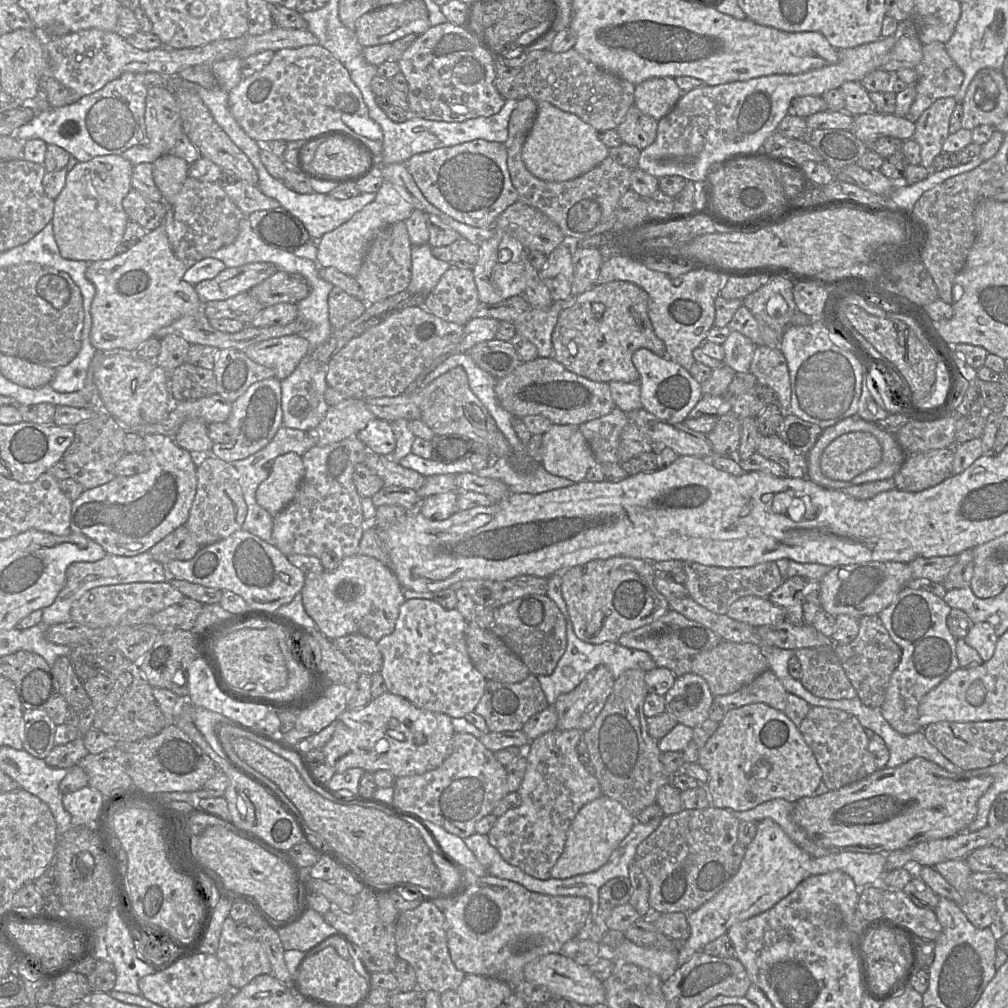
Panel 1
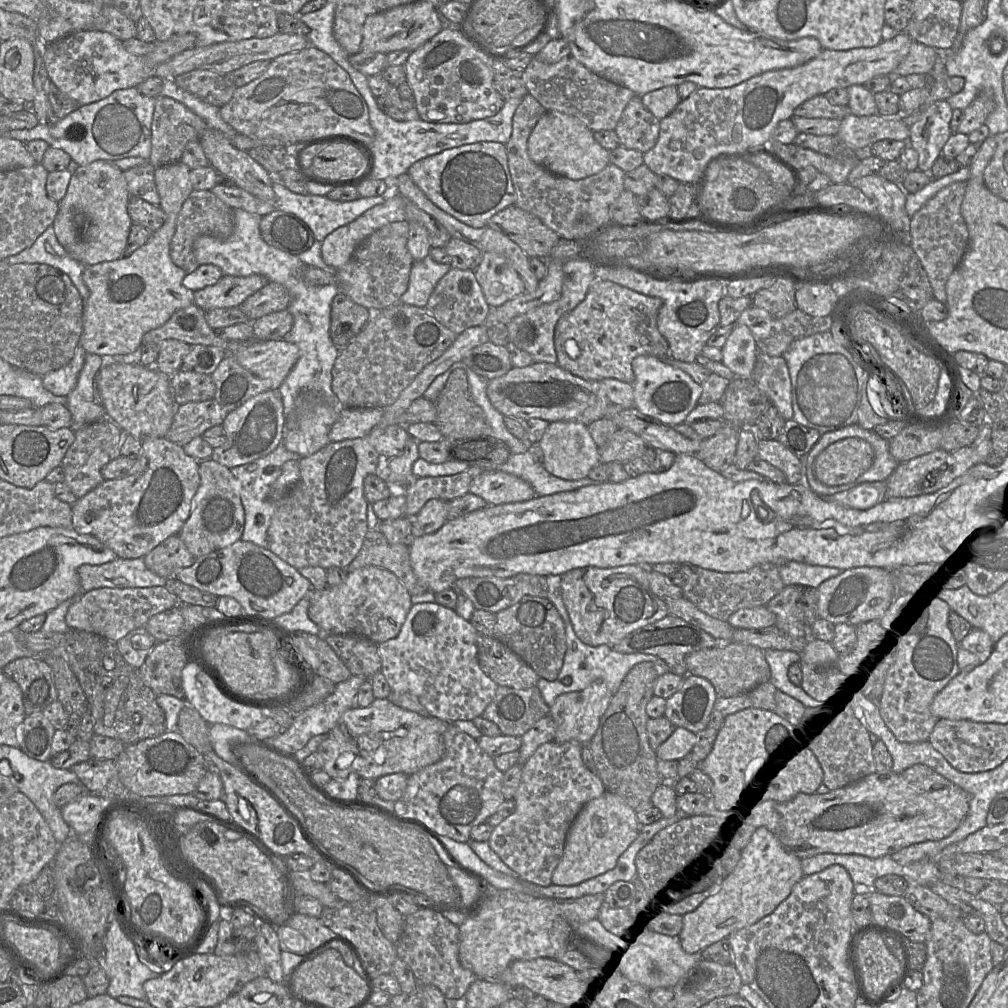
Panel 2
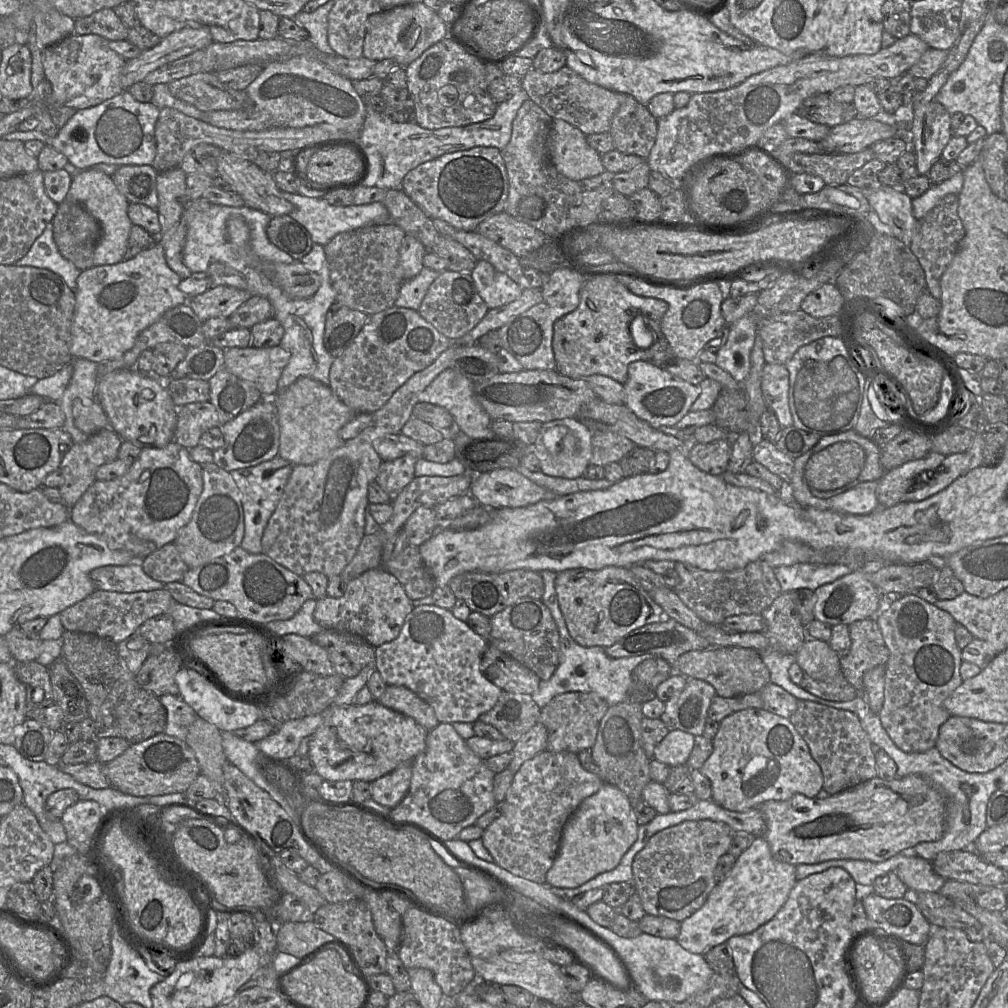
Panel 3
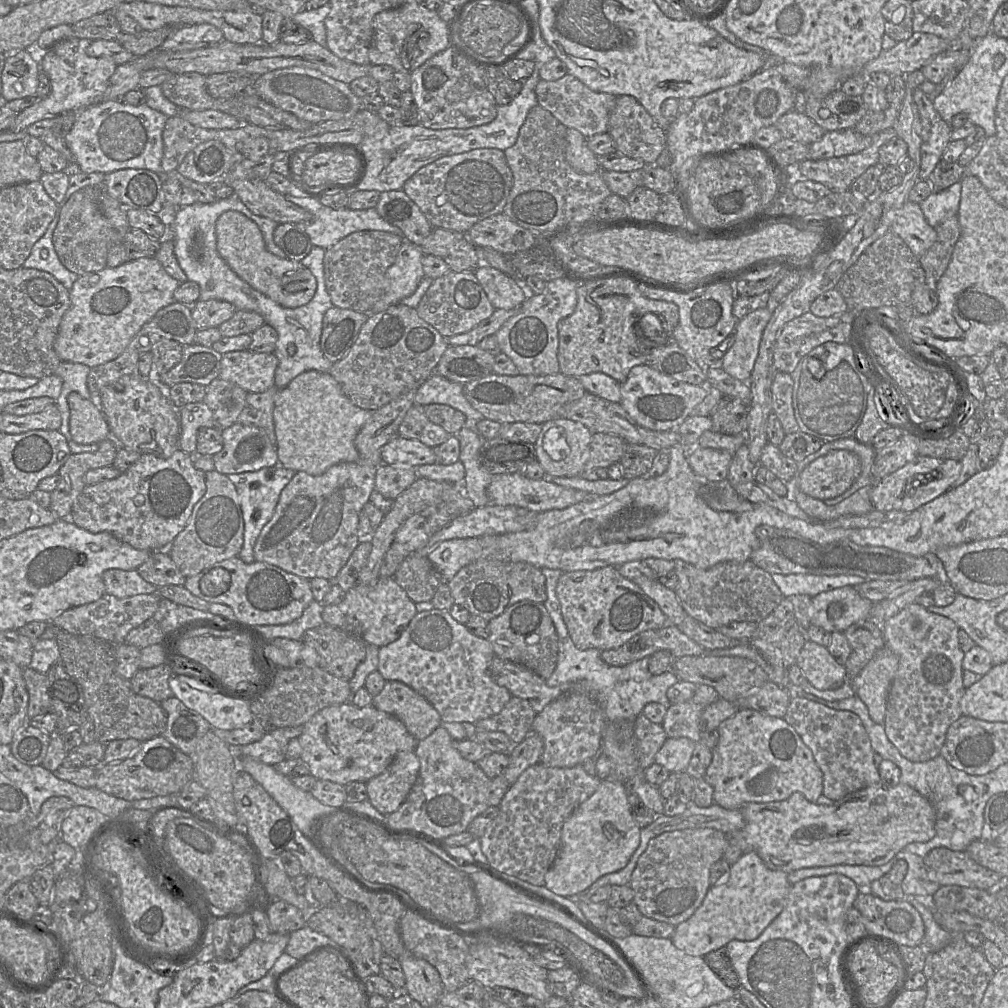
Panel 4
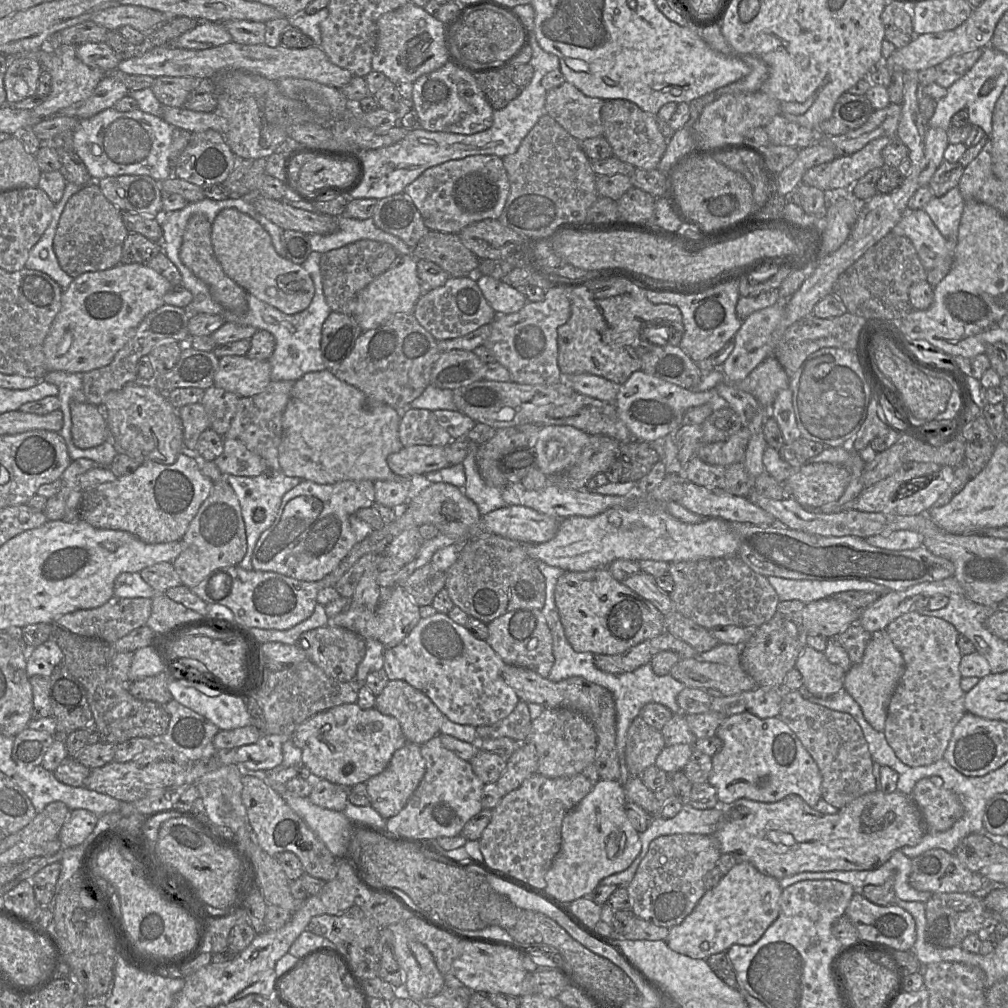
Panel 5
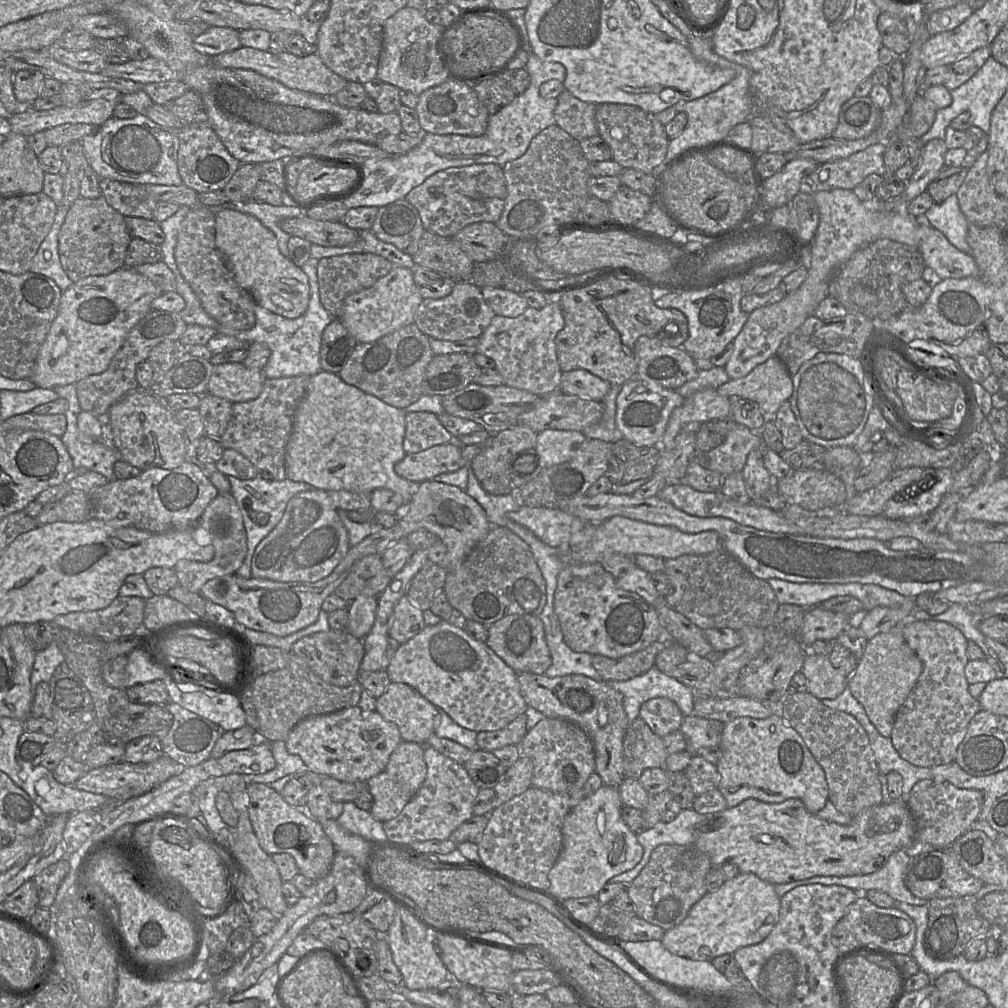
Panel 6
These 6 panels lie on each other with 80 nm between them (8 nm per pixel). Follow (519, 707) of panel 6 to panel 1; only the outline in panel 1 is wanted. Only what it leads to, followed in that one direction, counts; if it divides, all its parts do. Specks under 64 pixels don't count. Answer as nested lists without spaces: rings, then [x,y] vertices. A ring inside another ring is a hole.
[[[406,599],[399,609],[394,631],[377,643],[382,653],[380,673],[387,690],[401,696],[415,706],[453,718],[463,718],[474,712],[483,696],[487,679],[473,666],[466,648],[467,620],[455,609],[445,609],[434,600]]]

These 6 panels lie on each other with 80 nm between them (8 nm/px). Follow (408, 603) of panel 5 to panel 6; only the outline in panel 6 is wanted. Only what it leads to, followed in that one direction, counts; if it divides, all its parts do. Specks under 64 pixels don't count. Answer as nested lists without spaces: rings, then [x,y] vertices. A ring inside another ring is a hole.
[[[402,596],[395,604],[389,619],[389,635],[400,644],[419,634],[426,624],[423,611],[408,597]]]

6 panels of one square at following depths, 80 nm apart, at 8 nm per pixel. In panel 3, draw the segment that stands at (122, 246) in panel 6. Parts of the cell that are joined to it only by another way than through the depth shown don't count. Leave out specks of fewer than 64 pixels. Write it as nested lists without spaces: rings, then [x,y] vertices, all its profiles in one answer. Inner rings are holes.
[[[66,198],[58,205],[52,223],[60,254],[81,271],[94,267],[94,251],[102,234],[98,220],[79,203]]]

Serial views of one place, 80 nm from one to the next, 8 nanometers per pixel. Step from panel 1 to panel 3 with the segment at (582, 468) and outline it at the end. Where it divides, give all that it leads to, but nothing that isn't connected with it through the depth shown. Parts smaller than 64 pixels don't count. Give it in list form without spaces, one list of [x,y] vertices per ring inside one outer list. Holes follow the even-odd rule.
[[[563,418],[543,423],[531,450],[536,454],[541,471],[547,475],[574,479],[584,476],[591,465],[594,433],[578,418]]]

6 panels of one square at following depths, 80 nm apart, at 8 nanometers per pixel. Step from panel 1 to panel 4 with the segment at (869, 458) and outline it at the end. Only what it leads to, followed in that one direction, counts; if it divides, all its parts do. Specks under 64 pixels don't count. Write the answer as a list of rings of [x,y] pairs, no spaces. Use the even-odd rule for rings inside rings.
[[[832,450],[809,463],[799,475],[799,489],[825,501],[843,494],[861,473],[859,456],[848,450]]]

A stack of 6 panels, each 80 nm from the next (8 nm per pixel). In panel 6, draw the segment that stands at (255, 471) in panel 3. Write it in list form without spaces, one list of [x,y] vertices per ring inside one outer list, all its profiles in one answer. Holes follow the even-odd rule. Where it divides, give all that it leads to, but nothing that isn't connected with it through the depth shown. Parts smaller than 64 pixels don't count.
[[[233,476],[227,478],[231,485],[231,494],[240,508],[247,534],[247,554],[236,574],[247,579],[252,577],[251,565],[256,547],[279,523],[288,501],[297,493],[313,490],[315,487],[288,478],[282,481],[266,480],[260,476],[249,480],[241,480]]]

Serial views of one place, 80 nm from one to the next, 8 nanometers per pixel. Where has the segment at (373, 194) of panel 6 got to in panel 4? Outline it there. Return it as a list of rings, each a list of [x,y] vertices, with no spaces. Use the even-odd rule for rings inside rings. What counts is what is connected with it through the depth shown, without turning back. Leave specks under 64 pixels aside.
[[[540,25],[534,32],[536,45],[535,68],[532,75],[523,82],[521,92],[506,105],[497,107],[495,119],[481,126],[467,129],[432,130],[422,125],[391,126],[388,133],[379,141],[363,141],[359,145],[364,153],[367,170],[364,179],[358,185],[358,190],[377,190],[380,193],[402,189],[404,183],[421,167],[439,158],[468,152],[479,148],[496,148],[501,151],[513,146],[517,140],[519,130],[529,111],[538,105],[535,88],[539,82],[540,68],[556,57],[555,51],[544,40]]]

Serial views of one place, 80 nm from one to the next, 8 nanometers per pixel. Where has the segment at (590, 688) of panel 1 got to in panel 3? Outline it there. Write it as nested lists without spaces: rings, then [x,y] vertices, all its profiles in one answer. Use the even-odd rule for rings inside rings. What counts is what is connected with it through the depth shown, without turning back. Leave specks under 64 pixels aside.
[[[567,692],[554,697],[541,709],[539,718],[539,723],[542,723],[548,732],[546,750],[554,753],[567,751],[577,754],[582,750],[590,750],[608,707],[602,698],[592,692]]]

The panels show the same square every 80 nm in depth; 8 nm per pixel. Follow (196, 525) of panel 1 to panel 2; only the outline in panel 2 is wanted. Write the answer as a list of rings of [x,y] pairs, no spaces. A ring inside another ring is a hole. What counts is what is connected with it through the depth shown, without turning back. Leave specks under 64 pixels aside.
[[[208,459],[200,461],[199,476],[200,486],[193,497],[190,516],[178,534],[195,558],[225,548],[240,540],[245,525],[239,482],[231,470],[213,459]]]

